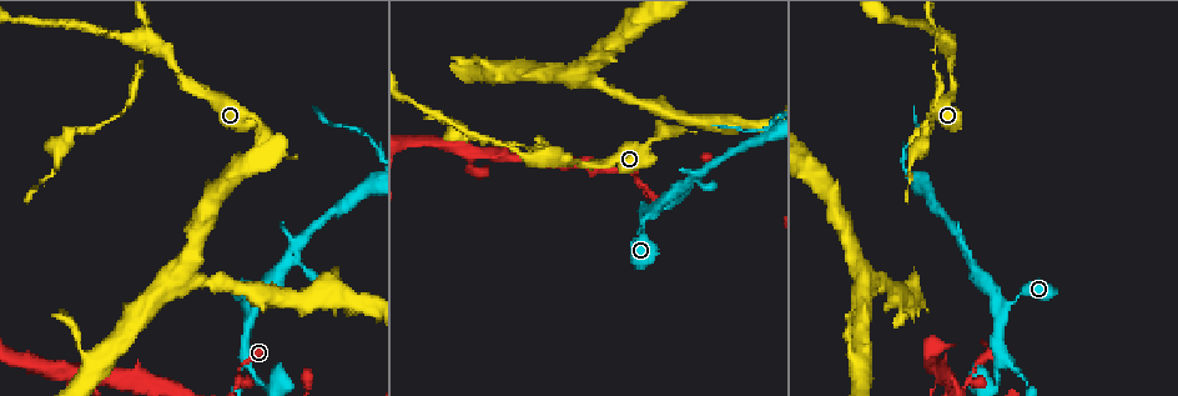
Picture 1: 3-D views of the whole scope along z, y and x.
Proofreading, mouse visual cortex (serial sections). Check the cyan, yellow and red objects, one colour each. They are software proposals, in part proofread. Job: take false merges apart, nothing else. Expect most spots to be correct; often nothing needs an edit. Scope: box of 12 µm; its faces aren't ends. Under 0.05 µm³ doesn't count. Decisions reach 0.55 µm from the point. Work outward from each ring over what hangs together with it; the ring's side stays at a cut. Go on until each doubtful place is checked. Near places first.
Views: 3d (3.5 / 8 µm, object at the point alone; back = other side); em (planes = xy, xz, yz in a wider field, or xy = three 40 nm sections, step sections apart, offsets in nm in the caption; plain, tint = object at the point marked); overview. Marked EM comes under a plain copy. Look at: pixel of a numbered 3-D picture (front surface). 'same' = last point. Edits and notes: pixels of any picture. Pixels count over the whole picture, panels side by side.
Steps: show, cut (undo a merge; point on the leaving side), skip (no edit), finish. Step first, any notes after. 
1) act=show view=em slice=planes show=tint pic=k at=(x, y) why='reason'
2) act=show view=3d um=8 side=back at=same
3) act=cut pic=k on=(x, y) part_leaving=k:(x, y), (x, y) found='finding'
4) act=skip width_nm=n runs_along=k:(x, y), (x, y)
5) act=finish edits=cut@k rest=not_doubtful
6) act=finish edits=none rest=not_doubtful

act=show view=em slice=xy step=3 show=tint pic=1 at=(640, 182) why='a narrow waist'

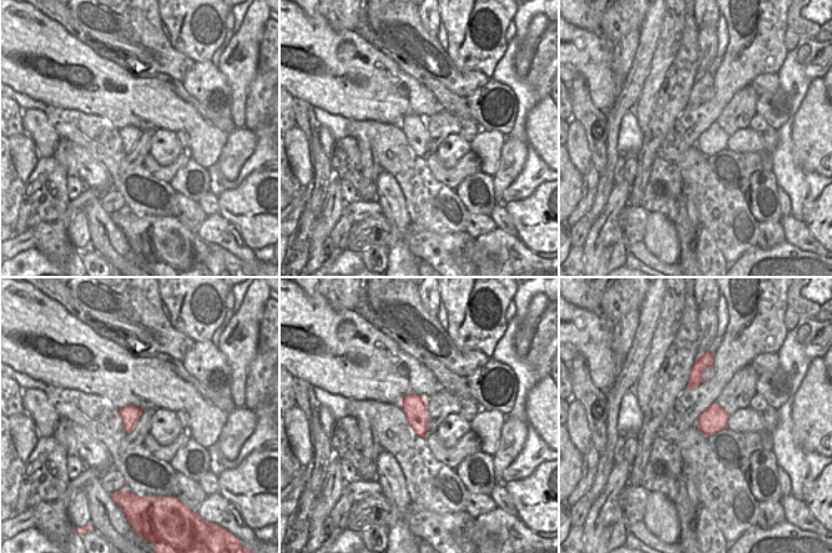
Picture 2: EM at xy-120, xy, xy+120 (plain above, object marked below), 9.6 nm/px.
act=show view=3d um=3.5 at=same

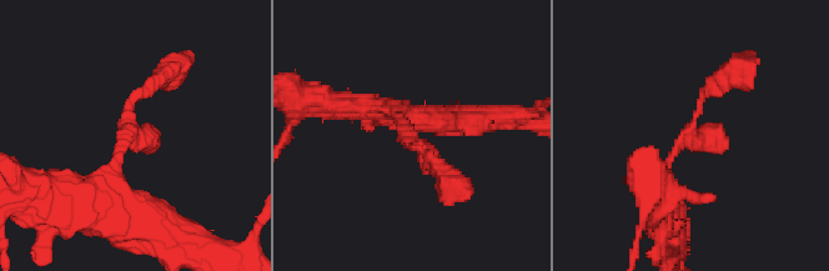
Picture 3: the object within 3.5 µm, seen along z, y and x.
act=skip width_nm=240 runs_along=3:(170, 66), (129, 109), (109, 174), (94, 177) found='one cell here'

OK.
act=show view=3d um=3.5 pic=1 at=(243, 359) why='thick turns thin'

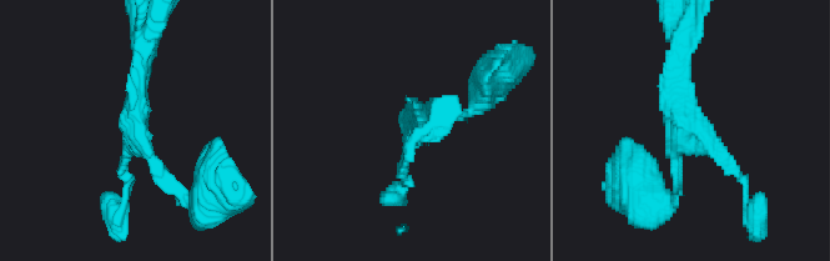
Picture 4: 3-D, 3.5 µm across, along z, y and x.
act=show view=em slice=xy step=1 show=tint pic=4 at=(685, 131) why='need the tissue'

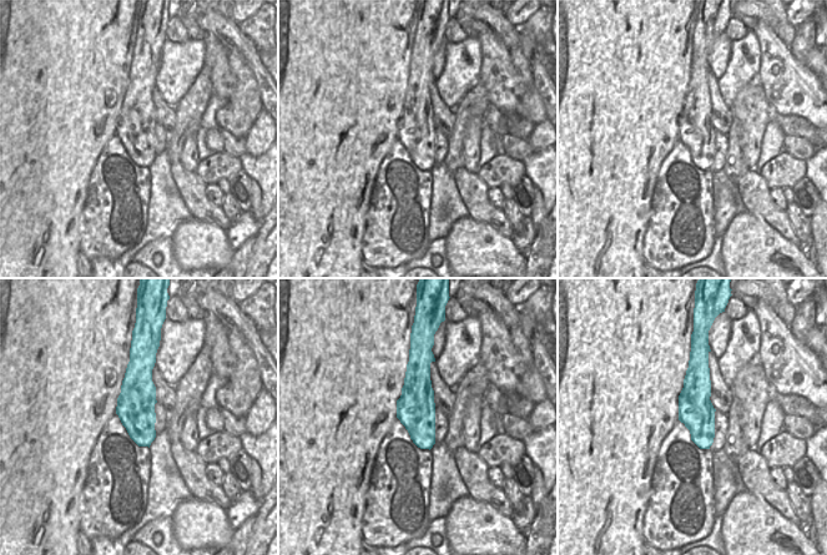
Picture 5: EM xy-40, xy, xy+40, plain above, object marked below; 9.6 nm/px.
act=show view=em slice=xy step=3 show=tint at=same why='cut it another way'

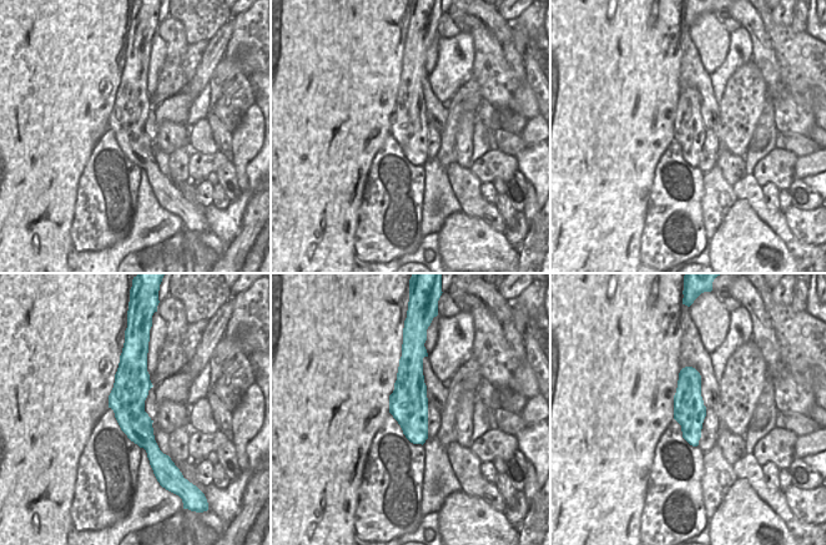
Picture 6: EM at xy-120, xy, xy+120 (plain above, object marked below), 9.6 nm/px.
act=skip arm_widths_nm=150,150,300 runs_along=4:(145, 45), (134, 129), (184, 194) found='one cell here'

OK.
act=show view=3d um=8 pic=1 at=(155, 48) why='four-way junction'

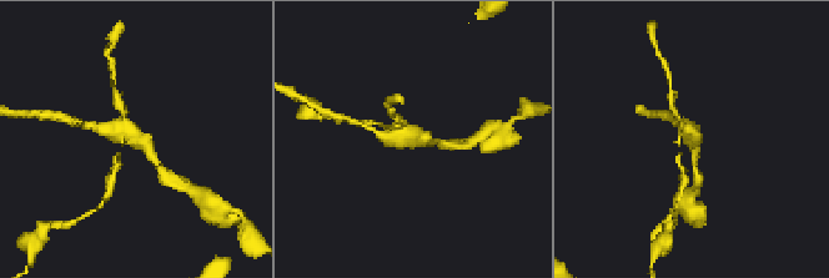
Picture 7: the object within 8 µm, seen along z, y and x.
act=show view=3d um=3.5 pic=7 at=(692, 140)

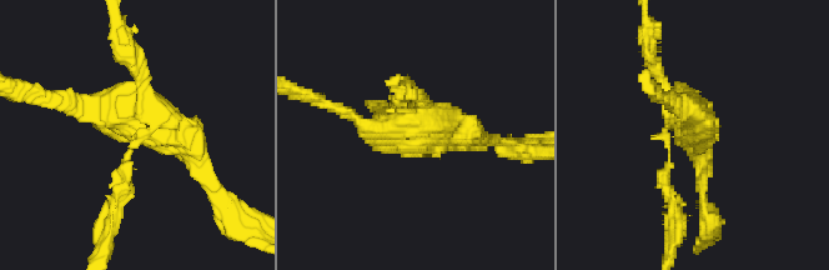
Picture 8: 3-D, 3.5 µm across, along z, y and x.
act=skip arms=4 runs_along=8:(216, 188), (174, 134), (83, 103) found='one cell here'

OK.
act=finish edits=none rest=not_doubtful

